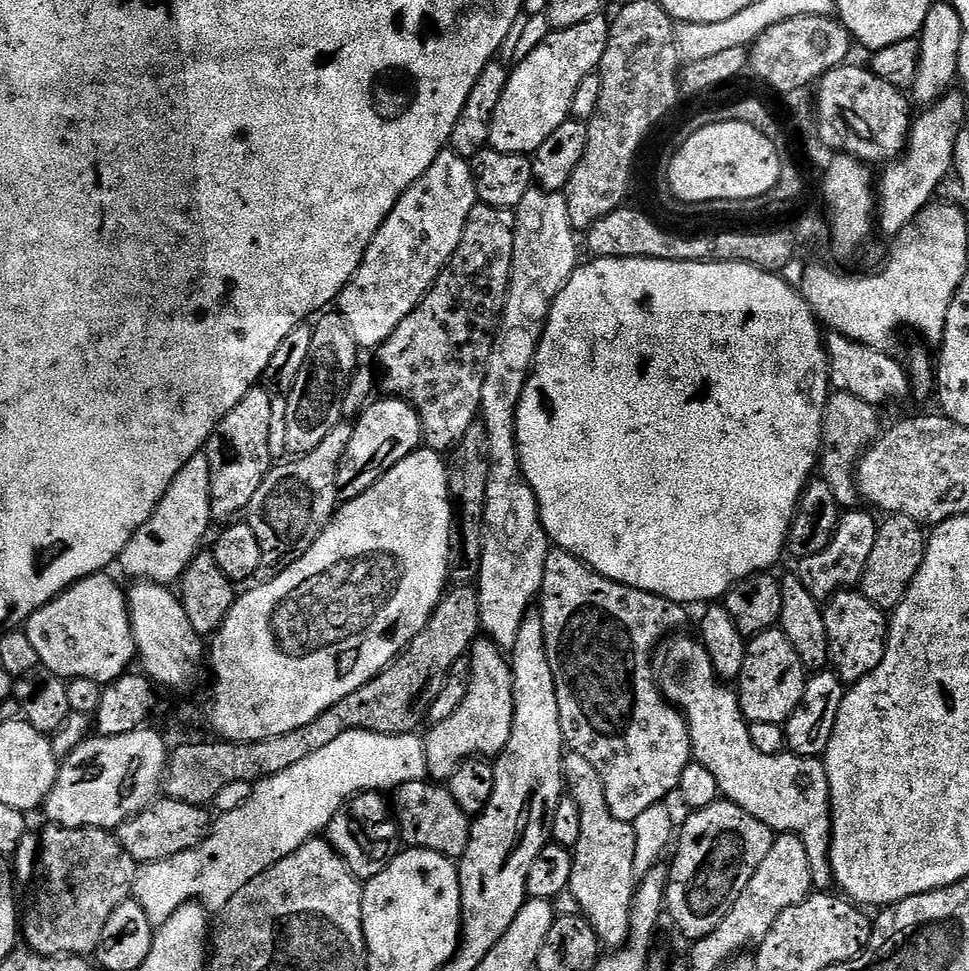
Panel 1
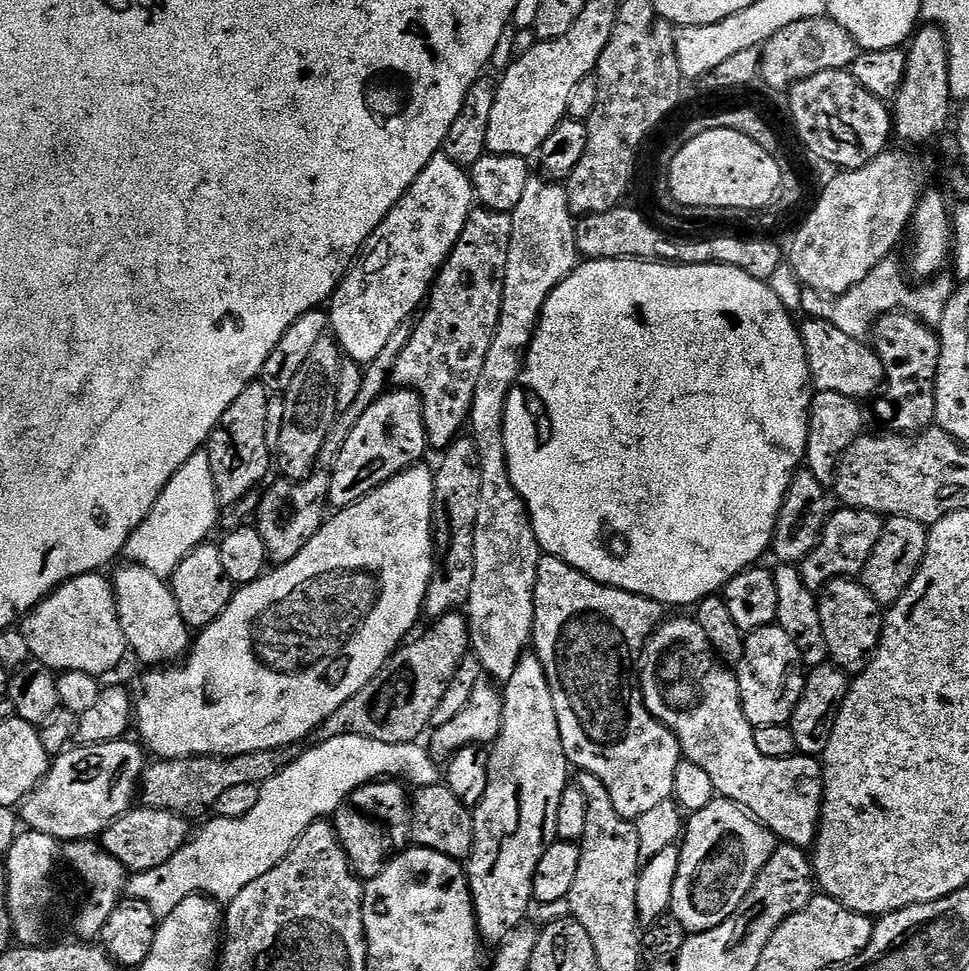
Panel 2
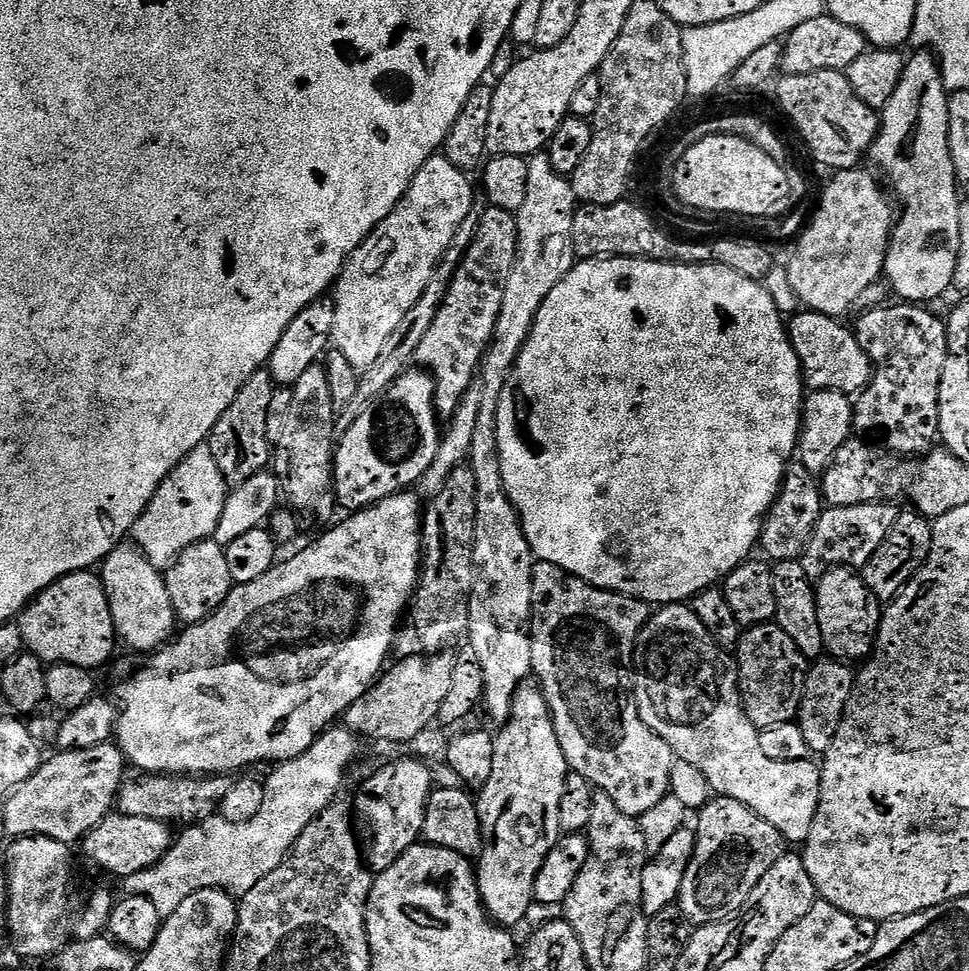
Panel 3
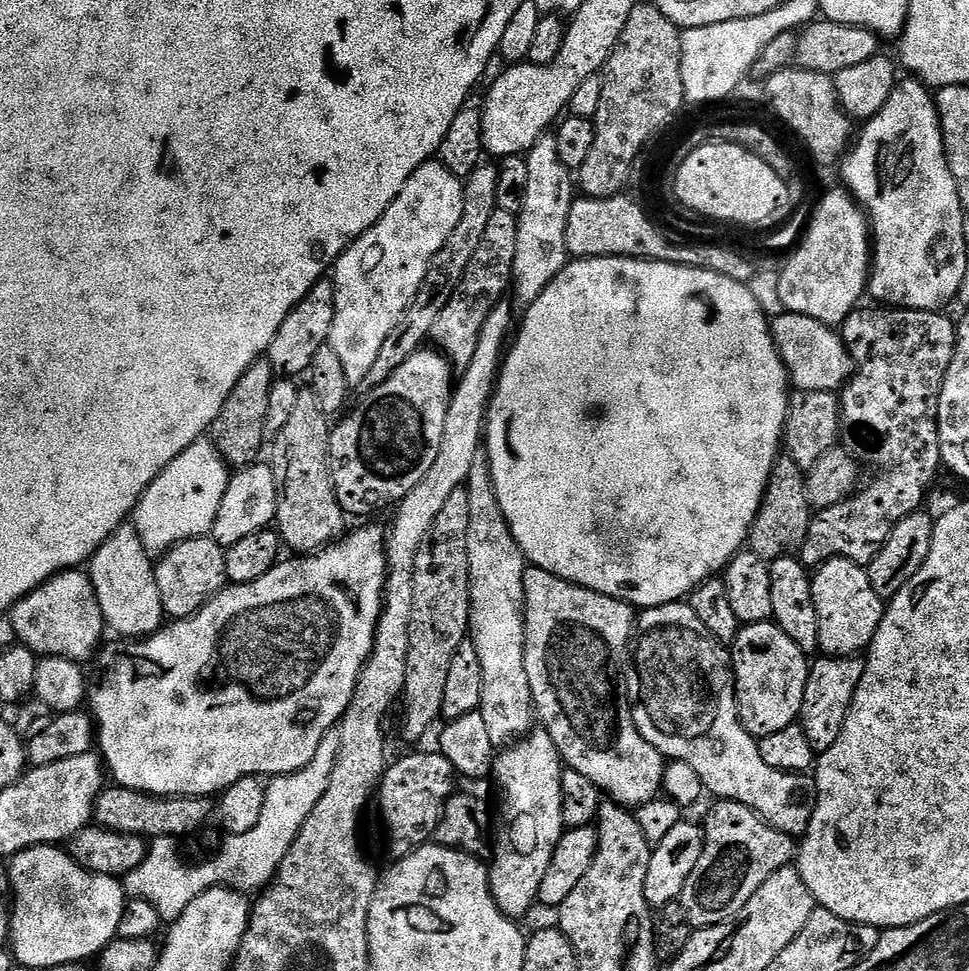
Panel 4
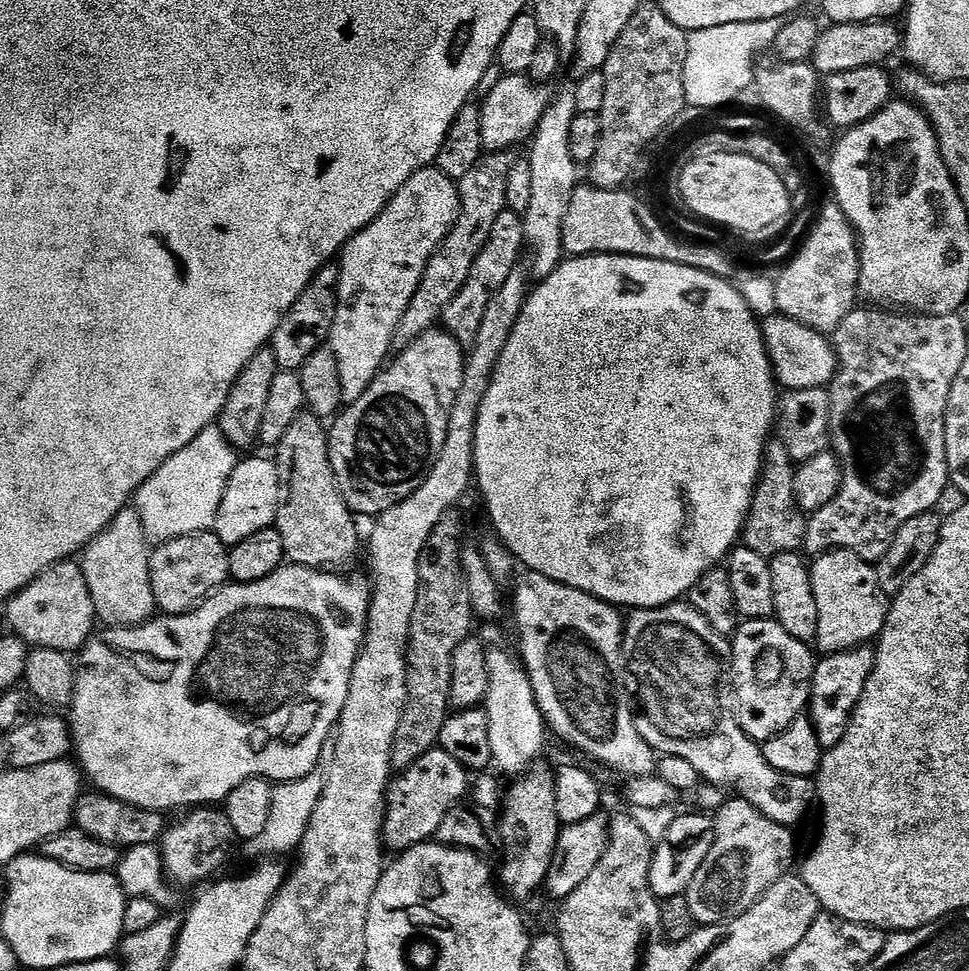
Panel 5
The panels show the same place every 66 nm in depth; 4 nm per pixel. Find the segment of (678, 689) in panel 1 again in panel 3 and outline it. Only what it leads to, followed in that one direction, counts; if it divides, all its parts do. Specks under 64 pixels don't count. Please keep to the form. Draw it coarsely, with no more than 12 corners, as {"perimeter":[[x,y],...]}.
{"perimeter":[[687,603],[636,638],[634,702],[680,764],[803,845],[821,765],[776,762]]}

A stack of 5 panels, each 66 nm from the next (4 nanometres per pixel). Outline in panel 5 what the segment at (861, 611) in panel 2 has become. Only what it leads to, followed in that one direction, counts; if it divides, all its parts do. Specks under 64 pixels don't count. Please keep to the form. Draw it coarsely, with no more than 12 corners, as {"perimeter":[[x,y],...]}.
{"perimeter":[[811,561],[821,653],[879,637],[890,600],[869,561]]}

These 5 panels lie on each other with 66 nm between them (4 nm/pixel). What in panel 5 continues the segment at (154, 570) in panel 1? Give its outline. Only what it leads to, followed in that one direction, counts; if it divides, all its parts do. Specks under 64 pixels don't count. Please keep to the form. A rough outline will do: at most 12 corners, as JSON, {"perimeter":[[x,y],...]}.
{"perimeter":[[218,426],[134,497],[149,541],[212,530],[237,463]]}

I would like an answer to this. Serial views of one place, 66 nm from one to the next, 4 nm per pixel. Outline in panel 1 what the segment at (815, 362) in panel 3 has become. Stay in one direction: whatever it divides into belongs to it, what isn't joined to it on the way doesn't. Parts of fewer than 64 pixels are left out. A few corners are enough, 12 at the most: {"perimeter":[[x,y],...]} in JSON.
{"perimeter":[[825,337],[829,383],[873,407],[911,393],[884,350]]}

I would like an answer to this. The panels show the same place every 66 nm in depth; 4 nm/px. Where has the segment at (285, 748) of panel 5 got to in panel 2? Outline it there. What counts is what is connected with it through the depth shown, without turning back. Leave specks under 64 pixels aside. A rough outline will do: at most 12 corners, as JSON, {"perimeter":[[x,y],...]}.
{"perimeter":[[433,469],[134,687],[153,757],[311,737],[422,620]]}

